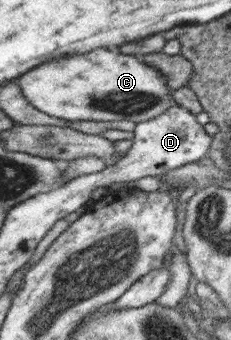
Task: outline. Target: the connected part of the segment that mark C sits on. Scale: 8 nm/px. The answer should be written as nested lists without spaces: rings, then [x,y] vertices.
[[[96,49],[86,55],[72,55],[44,63],[18,79],[22,95],[45,115],[68,121],[141,121],[162,116],[172,105],[166,77],[148,67],[139,57],[116,55],[108,49]]]

